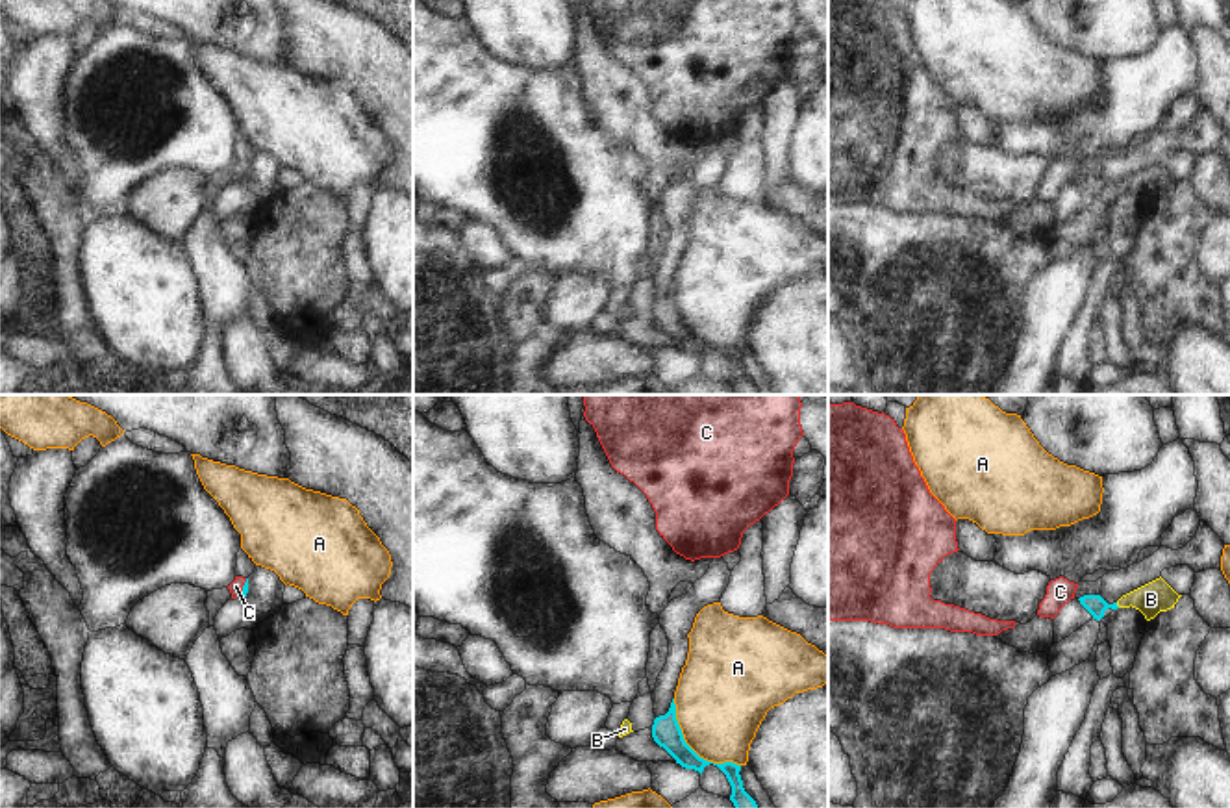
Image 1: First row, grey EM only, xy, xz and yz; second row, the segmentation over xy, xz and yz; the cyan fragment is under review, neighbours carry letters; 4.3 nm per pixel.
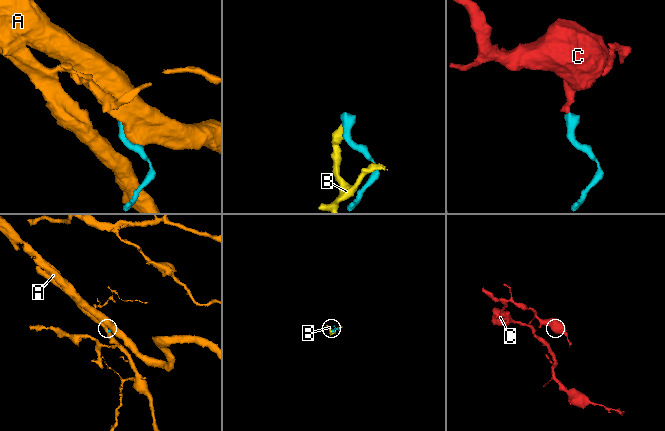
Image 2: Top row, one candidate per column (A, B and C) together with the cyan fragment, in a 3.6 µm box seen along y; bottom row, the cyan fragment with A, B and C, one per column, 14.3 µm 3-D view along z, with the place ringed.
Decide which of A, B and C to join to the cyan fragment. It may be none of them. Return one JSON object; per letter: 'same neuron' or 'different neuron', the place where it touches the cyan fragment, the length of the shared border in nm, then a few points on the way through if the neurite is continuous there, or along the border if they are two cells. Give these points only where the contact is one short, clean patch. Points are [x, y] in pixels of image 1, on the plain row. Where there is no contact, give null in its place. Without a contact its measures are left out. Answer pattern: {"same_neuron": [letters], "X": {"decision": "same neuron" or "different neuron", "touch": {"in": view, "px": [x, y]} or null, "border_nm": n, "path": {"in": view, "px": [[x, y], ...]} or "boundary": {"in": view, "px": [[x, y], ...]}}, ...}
{"same_neuron": ["C"], "A": {"decision": "different neuron", "touch": {"in": "xz", "px": [690, 332]}, "border_nm": 420}, "B": {"decision": "different neuron", "touch": {"in": "yz", "px": [1116, 189]}, "border_nm": 30, "boundary": {"in": "yz", "px": [[1116, 188], [1119, 191]]}}, "C": {"decision": "same neuron", "touch": {"in": "xy", "px": [243, 173]}, "border_nm": 90, "path": {"in": "xy", "px": [[245, 173], [243, 173], [236, 171]]}}}

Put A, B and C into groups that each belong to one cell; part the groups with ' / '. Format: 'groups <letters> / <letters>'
groups A / B / C

